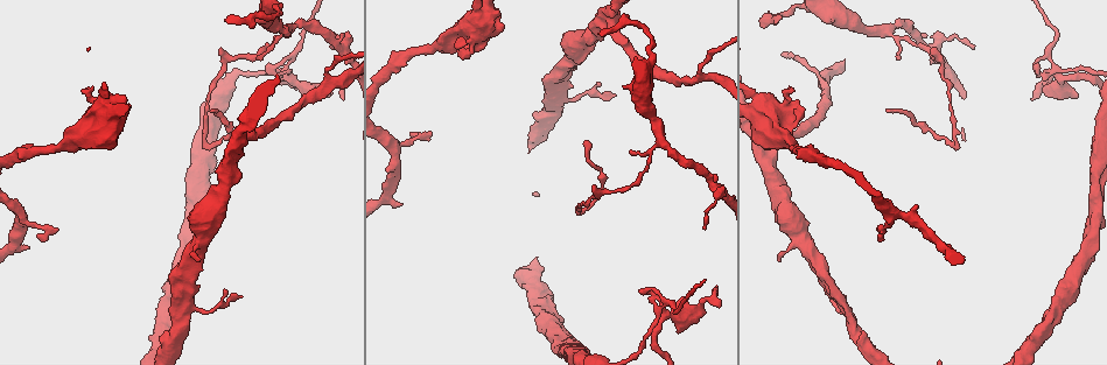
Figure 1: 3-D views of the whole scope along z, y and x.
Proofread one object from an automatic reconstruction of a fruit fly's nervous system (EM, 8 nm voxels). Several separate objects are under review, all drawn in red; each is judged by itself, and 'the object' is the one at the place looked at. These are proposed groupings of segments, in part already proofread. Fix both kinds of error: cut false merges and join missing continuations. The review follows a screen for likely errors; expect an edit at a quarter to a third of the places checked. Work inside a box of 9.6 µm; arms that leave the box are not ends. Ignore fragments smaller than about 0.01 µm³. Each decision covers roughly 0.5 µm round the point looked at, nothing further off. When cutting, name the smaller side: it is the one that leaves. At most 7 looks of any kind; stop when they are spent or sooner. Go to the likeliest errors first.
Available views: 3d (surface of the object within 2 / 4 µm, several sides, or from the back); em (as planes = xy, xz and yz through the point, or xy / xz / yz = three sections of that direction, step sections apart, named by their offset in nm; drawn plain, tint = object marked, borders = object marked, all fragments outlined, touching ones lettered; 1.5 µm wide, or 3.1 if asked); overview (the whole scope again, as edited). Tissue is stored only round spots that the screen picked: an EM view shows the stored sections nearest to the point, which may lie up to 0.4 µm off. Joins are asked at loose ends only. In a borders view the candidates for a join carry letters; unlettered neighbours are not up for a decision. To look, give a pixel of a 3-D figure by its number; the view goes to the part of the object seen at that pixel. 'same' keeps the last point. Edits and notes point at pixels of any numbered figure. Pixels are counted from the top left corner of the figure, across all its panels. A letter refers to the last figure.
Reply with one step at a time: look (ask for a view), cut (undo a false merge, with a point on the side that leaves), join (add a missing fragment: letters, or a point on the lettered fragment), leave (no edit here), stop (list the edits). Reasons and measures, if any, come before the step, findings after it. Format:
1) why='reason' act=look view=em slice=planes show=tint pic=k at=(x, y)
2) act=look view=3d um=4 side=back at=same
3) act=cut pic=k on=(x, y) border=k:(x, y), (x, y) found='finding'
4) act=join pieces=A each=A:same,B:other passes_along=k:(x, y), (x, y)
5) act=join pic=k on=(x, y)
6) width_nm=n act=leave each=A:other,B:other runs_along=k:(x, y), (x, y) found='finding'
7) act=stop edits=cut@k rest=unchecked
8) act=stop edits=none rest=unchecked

why='branch stops here' act=look view=em slice=planes show=plain pic=1 at=(230, 18)

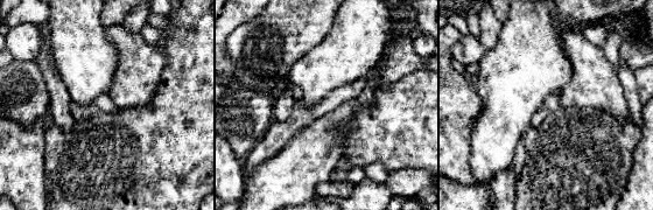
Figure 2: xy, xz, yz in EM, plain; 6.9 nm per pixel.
act=look view=em slice=planes show=borders at=same

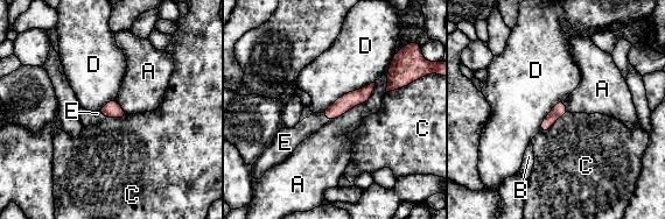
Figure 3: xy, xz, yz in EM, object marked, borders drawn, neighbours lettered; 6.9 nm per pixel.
act=join pic=3 on=(295, 135) each=A:other,B:other,C:other,D:other,E:same passes_along=3:(347, 101), (324, 115), (295, 135) found='it goes on there'

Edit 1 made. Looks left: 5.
act=look view=overview

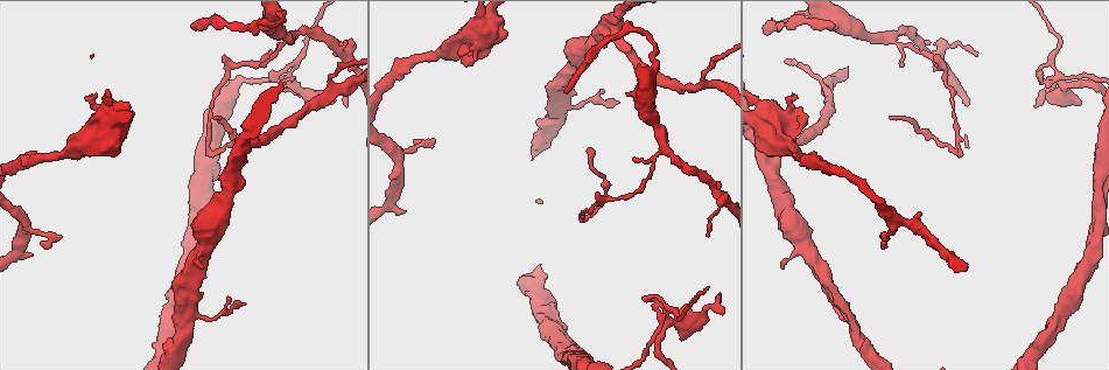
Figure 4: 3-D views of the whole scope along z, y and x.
why='thin end' act=look view=em slice=xy step=4 show=tint pic=4 at=(283, 72)

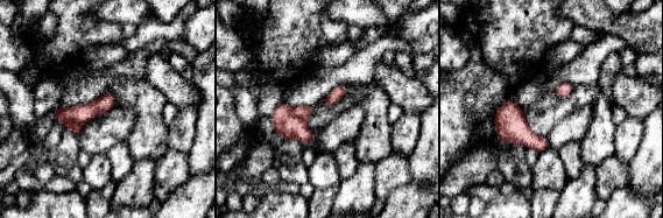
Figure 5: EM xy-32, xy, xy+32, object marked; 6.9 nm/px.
why='another direction' act=look view=em slice=planes show=borders at=same

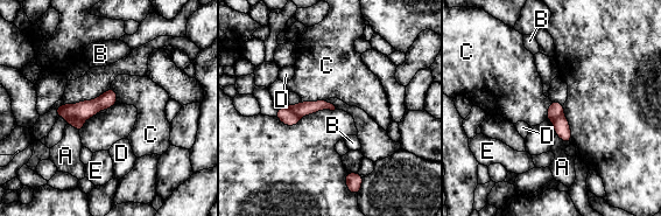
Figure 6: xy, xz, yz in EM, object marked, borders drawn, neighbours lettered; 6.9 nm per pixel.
longest_contact=C:170nm act=cut pic=6 on=(78, 124) each=A:other,B:other,C:other,D:other,E:other border=6:(63, 108), (65, 115), (84, 120) found='a second cell is stuck on'

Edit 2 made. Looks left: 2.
act=stop edits=join@3,cut@6 rest=unchecked

